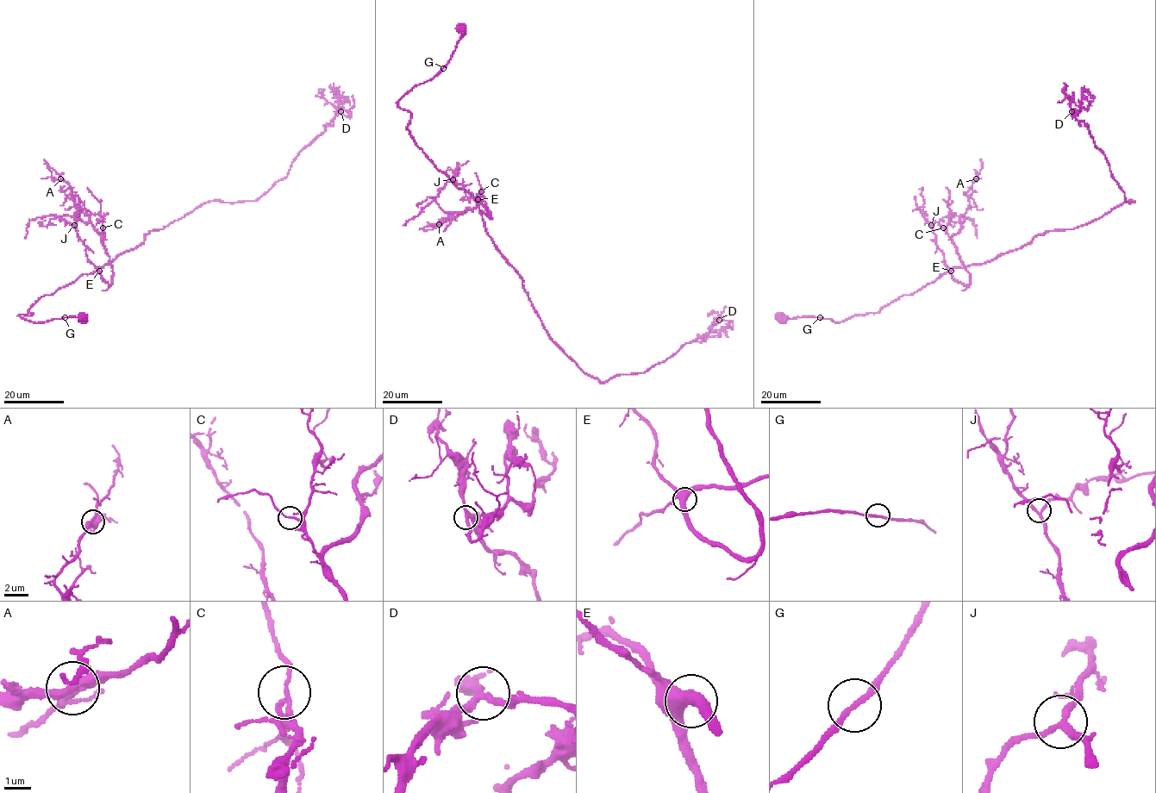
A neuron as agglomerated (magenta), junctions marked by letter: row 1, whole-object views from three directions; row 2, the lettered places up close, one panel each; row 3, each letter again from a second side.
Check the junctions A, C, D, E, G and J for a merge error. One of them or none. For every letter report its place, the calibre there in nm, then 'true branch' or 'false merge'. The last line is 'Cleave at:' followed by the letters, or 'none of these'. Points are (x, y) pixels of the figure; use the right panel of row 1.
A: at (976, 178); 300 nm thick; true branch
C: at (943, 227); 140 nm thick; true branch
D: at (1071, 111); 260 nm thick; true branch
E: at (951, 271); 480 nm thick; true branch
G: at (820, 317); 220 nm thick; true branch
J: at (931, 225); 240 nm thick; true branch
Cleave at: none of these

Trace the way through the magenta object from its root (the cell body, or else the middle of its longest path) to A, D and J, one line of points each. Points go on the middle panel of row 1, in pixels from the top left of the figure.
A: (463, 28), (446, 65), (397, 103), (410, 114), (407, 128), (425, 155), (490, 214), (481, 199), (439, 224)
D: (463, 28), (446, 65), (397, 104), (425, 155), (474, 197), (549, 336), (606, 382), (645, 372), (719, 320)
J: (463, 28), (446, 65), (397, 103), (410, 114), (407, 128), (415, 142), (438, 170), (474, 197), (453, 179)

